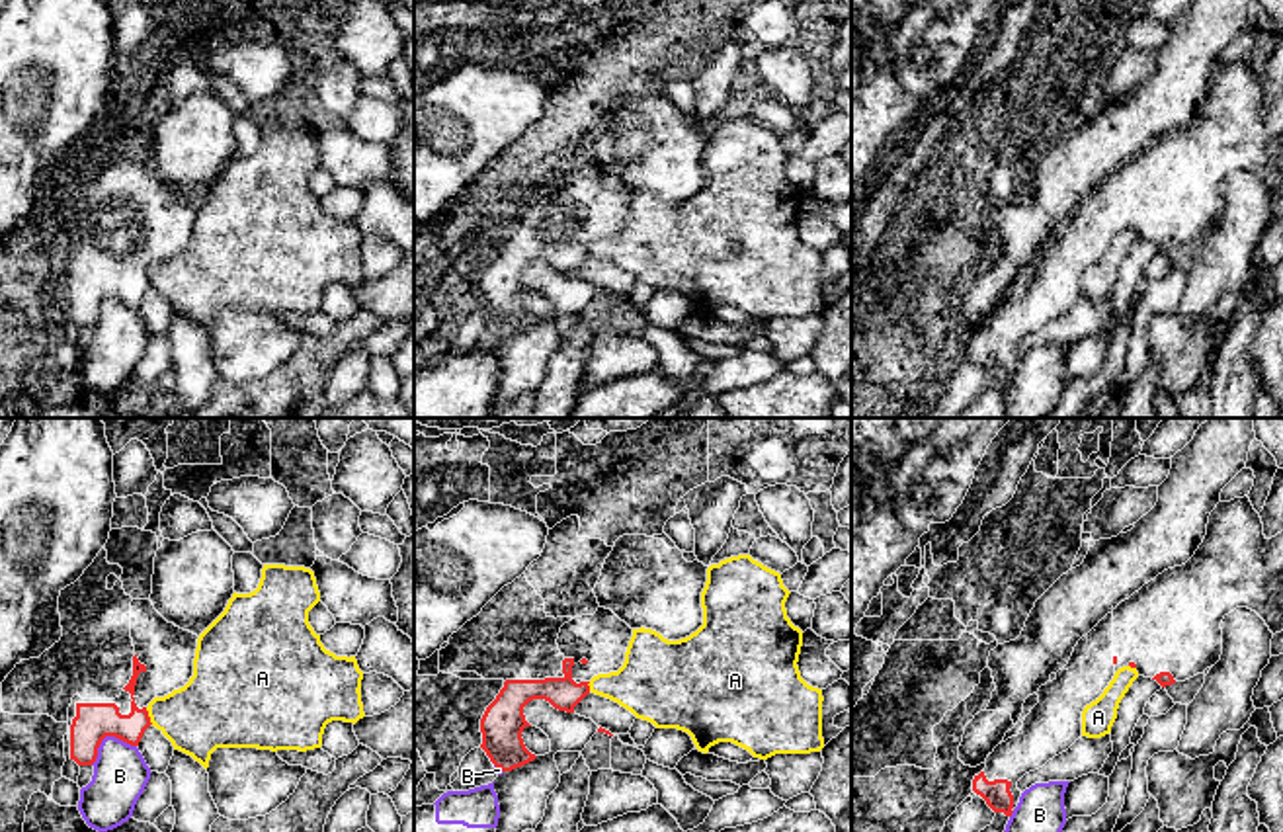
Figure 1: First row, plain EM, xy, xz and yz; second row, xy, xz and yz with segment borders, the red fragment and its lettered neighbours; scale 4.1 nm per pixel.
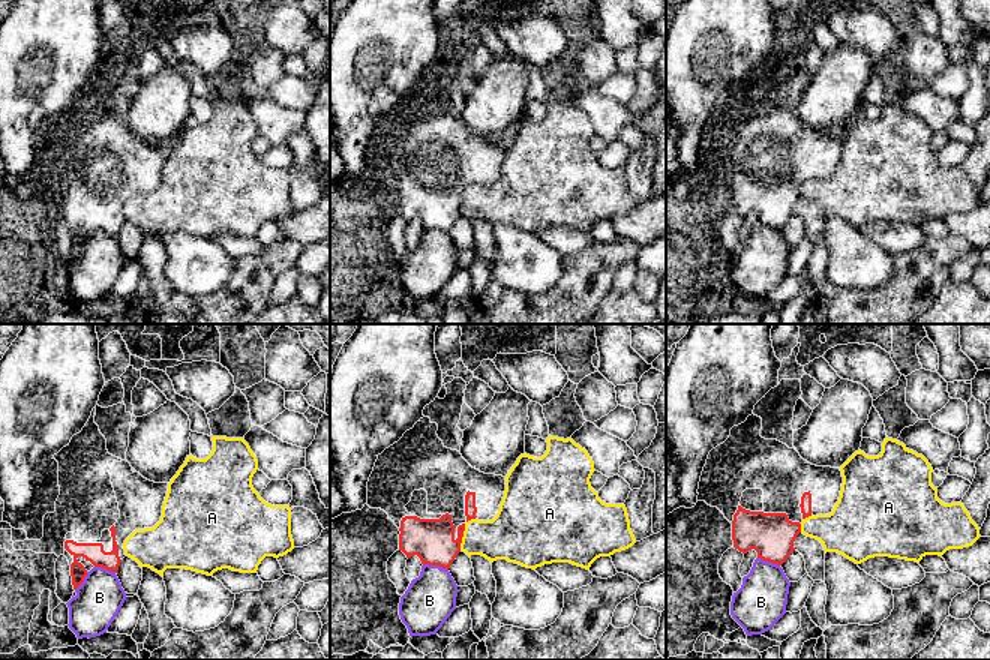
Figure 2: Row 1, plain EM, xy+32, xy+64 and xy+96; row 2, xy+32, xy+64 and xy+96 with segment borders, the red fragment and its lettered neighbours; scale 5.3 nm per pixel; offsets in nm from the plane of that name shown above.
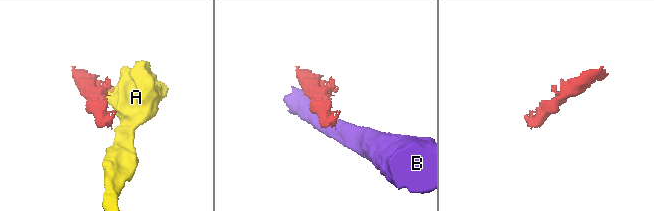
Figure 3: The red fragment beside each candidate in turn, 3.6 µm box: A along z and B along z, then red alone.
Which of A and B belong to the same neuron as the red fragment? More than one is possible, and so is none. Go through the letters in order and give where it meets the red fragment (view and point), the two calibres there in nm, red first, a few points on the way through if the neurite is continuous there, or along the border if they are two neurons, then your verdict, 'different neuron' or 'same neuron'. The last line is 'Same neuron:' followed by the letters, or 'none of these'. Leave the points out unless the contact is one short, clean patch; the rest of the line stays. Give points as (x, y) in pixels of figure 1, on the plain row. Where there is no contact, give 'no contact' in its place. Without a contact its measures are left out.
A: meets red in xy at (147, 278); 160 nm thick on the red side, 300 nm on the other; border along xy (145, 270), (153, 286); different neuron
B: meets red in xy at (106, 297); 160 nm thick on the red side, 220 nm on the other; different neuron
Same neuron: none of these

